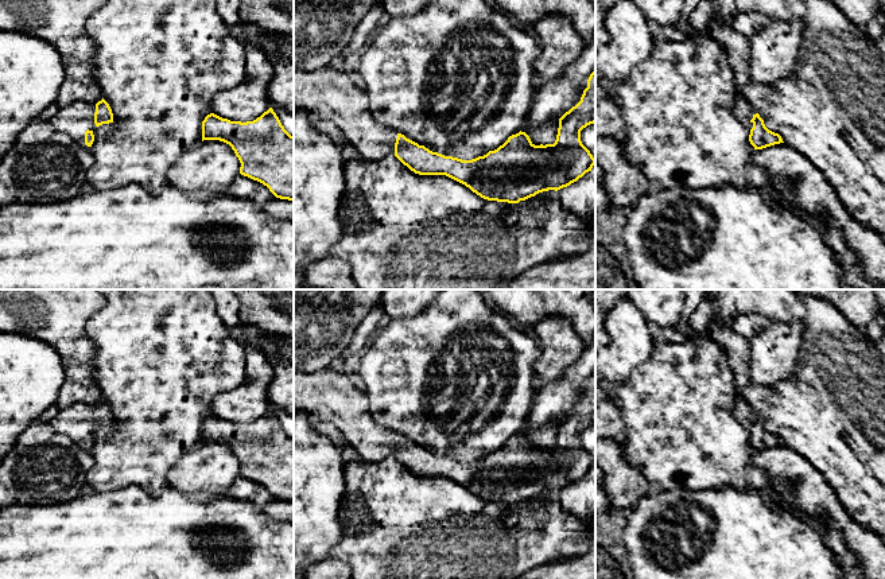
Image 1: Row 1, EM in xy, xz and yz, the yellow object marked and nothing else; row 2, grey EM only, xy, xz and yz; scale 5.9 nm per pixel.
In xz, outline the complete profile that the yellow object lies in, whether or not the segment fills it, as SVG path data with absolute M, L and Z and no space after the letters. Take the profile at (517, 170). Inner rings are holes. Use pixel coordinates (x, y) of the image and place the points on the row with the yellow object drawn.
M329 66L313 73L294 70L295 110L307 110L314 121L331 121L338 125L366 162L395 155L415 174L446 175L488 201L519 203L543 191L558 191L577 182L595 164L595 159L581 141L581 131L595 123L595 70L587 79L581 101L559 118L554 144L535 145L529 136L520 131L497 149L471 160L432 152L379 123L370 113L366 92L358 89L342 69Z

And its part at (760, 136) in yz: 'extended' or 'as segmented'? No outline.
extended

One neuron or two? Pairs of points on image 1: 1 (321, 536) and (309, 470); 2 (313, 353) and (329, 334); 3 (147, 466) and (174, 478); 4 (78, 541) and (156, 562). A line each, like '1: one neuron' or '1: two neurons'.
1: one neuron
2: one neuron
3: two neurons
4: one neuron

